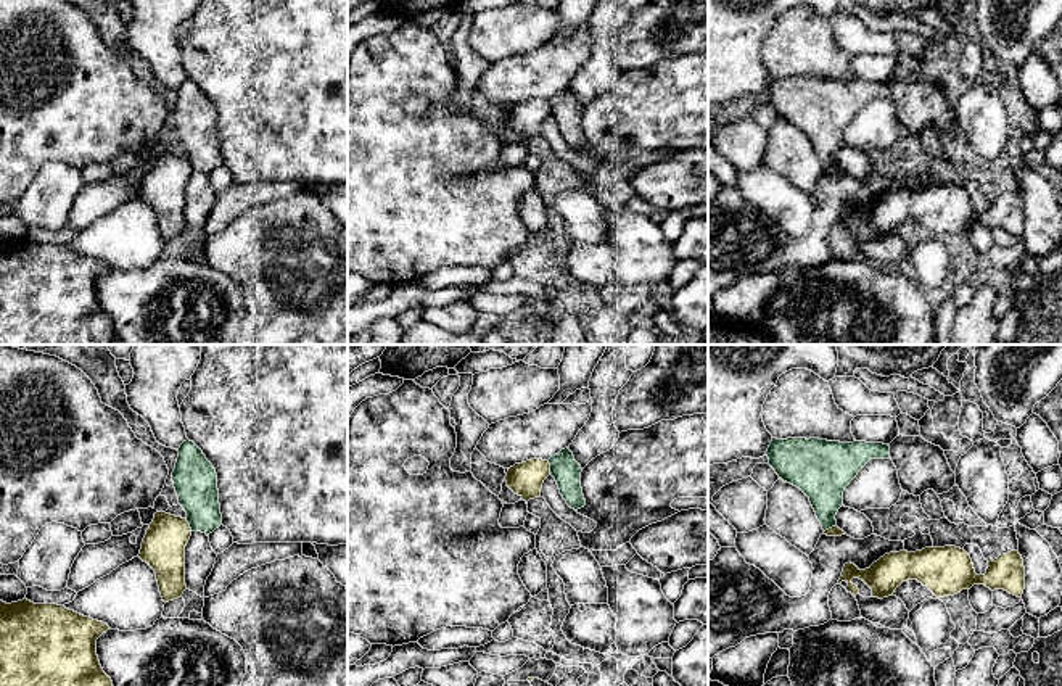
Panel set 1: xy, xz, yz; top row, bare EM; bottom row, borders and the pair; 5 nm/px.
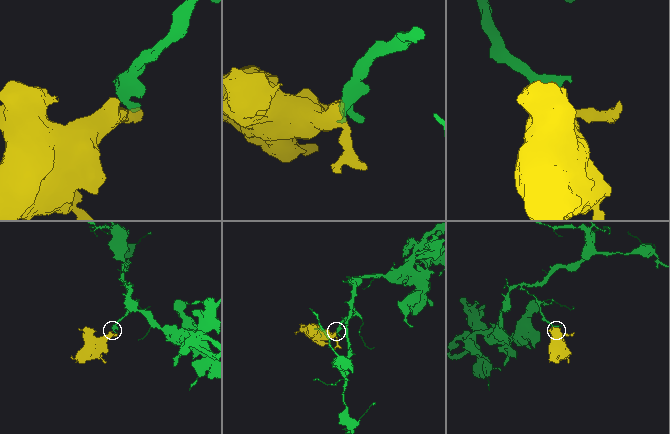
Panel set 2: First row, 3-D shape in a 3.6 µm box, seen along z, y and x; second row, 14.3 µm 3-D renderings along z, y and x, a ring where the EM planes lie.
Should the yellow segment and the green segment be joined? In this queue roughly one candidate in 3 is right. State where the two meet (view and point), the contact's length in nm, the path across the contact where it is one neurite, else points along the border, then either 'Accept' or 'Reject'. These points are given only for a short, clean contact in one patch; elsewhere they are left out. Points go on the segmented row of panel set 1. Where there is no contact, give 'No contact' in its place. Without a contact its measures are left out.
Touches yellow at xy (189, 525). Shared border 70 nm. Boundary: xy (185, 519), (192, 530). Reject

